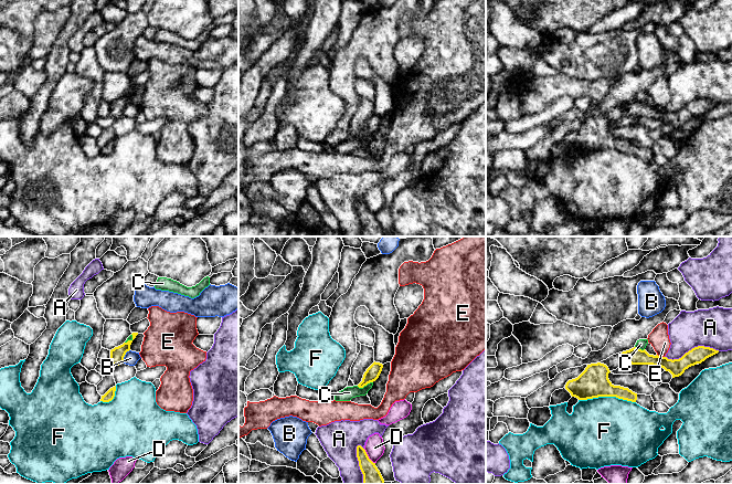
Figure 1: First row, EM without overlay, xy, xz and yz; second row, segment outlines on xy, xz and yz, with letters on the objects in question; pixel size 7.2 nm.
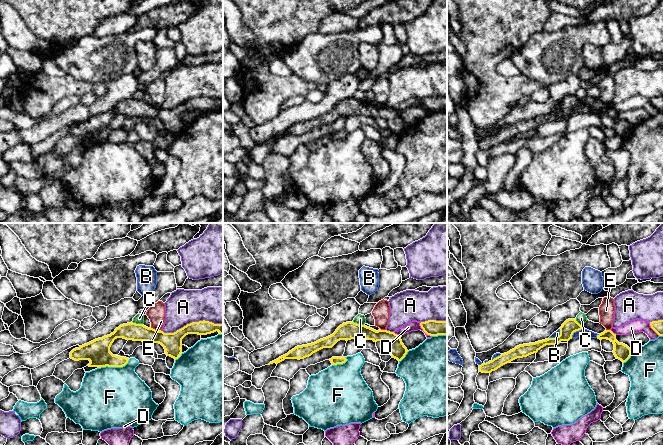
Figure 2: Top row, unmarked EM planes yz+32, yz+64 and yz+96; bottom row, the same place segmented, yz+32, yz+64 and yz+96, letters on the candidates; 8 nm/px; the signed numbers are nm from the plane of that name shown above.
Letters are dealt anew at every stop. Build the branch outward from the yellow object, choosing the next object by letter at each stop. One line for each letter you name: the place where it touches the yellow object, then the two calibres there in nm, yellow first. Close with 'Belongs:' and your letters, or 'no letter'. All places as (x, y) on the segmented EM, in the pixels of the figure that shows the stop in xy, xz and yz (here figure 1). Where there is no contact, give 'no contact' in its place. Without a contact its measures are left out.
Belongs: no letter

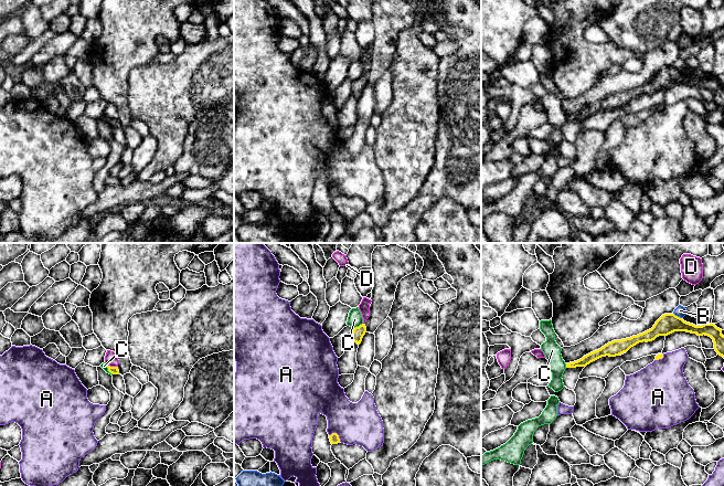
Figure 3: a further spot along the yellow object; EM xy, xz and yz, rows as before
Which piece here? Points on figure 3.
Belongs: no letter

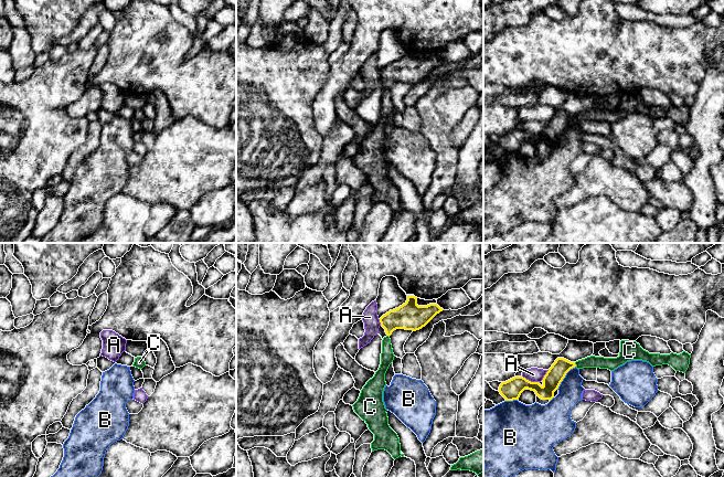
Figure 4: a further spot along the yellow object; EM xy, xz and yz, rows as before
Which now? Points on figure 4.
C: contact yz (575, 364); calibres 130 and 90 nm
Belongs: C

